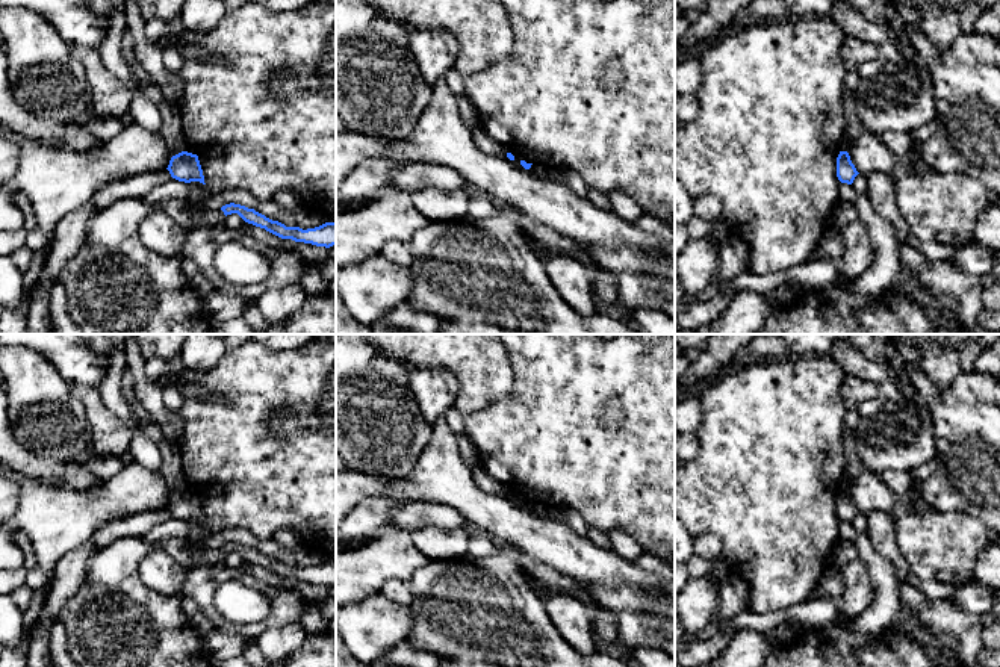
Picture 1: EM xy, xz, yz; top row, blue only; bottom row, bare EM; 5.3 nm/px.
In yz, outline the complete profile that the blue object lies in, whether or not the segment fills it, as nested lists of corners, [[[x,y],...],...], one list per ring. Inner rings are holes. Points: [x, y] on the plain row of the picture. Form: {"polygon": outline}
{"polygon": [[[840,490],[837,496],[837,516],[841,522],[852,523],[855,516],[859,511],[856,510],[855,504],[850,499],[850,495],[847,490]]]}

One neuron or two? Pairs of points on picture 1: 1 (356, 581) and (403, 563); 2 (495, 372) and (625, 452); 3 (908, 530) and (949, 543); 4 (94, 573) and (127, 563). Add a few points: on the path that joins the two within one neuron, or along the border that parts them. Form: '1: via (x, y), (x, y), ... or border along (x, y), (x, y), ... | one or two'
1: via (368, 569), (374, 563), (391, 563) | one
2: border along (506, 350), (512, 372), (512, 389), (486, 407) | two
3: via (919, 533), (938, 543) | one
4: via (102, 567), (120, 563) | one

